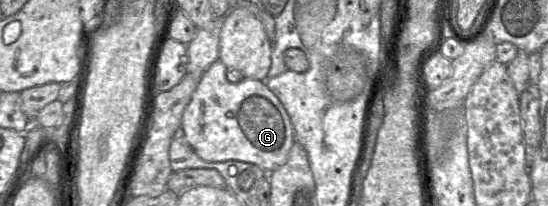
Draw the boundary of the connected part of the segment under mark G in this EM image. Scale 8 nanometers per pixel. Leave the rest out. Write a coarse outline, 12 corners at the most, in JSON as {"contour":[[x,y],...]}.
{"contour":[[202,74],[181,128],[202,160],[267,173],[295,142],[266,81]]}

